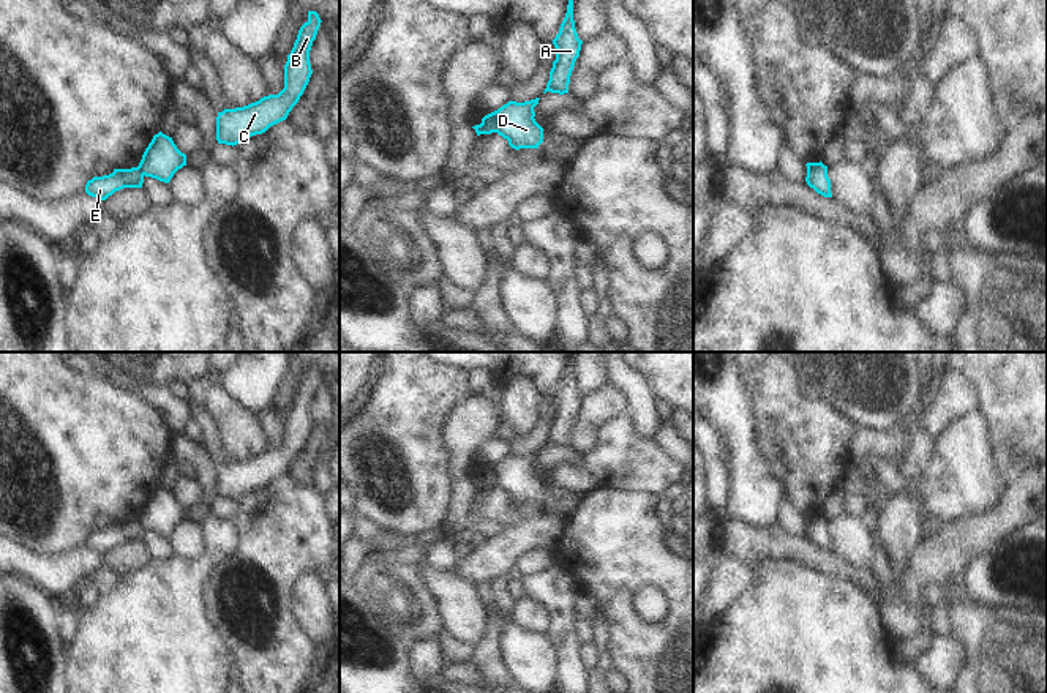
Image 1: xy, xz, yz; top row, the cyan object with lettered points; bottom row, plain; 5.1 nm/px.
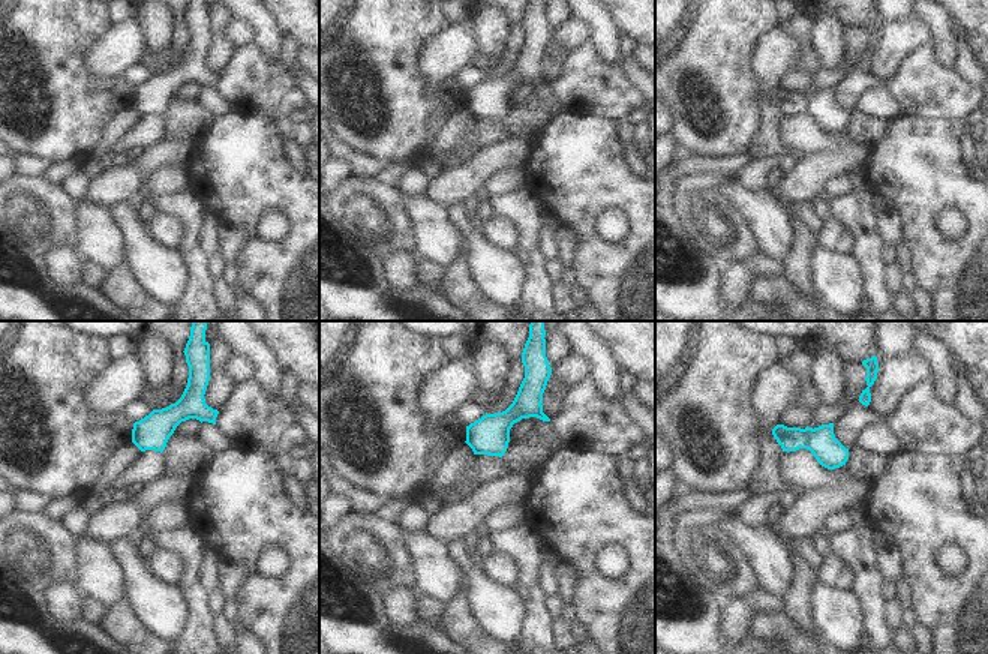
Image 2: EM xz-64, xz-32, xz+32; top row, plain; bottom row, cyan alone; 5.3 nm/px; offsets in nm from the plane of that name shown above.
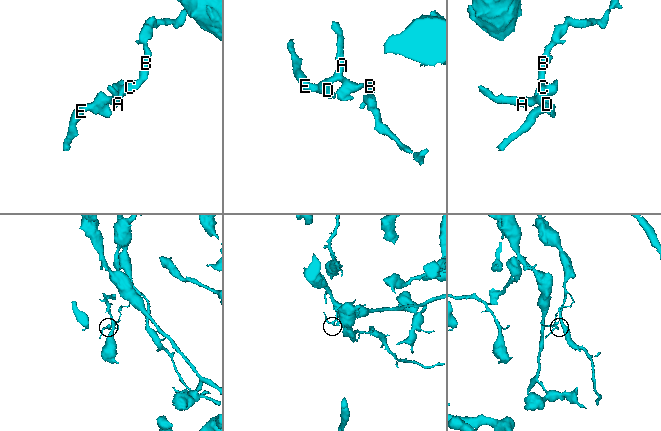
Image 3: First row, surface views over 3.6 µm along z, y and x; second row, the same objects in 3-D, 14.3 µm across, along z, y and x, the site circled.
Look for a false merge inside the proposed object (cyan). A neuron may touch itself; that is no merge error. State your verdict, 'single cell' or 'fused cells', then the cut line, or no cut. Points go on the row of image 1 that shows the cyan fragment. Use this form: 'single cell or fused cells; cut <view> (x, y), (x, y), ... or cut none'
fused cells; cut xz (491, 112), (496, 131)

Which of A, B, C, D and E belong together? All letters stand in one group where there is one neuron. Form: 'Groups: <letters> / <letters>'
Groups: A B C D / E.

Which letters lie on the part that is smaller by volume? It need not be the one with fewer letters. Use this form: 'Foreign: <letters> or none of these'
Foreign: E

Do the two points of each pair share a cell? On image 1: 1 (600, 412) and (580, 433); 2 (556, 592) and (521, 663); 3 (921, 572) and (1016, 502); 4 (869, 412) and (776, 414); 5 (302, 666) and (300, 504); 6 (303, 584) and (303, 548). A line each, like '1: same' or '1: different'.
1: same
2: different
3: same
4: different
5: same
6: different

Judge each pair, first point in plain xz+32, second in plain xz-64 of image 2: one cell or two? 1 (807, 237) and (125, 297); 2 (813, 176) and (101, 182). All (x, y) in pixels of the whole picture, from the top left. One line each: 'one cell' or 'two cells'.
1: one cell
2: one cell

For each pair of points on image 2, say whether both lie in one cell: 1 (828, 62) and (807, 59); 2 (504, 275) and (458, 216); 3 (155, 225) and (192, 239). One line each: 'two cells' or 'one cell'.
1: two cells
2: one cell
3: two cells

